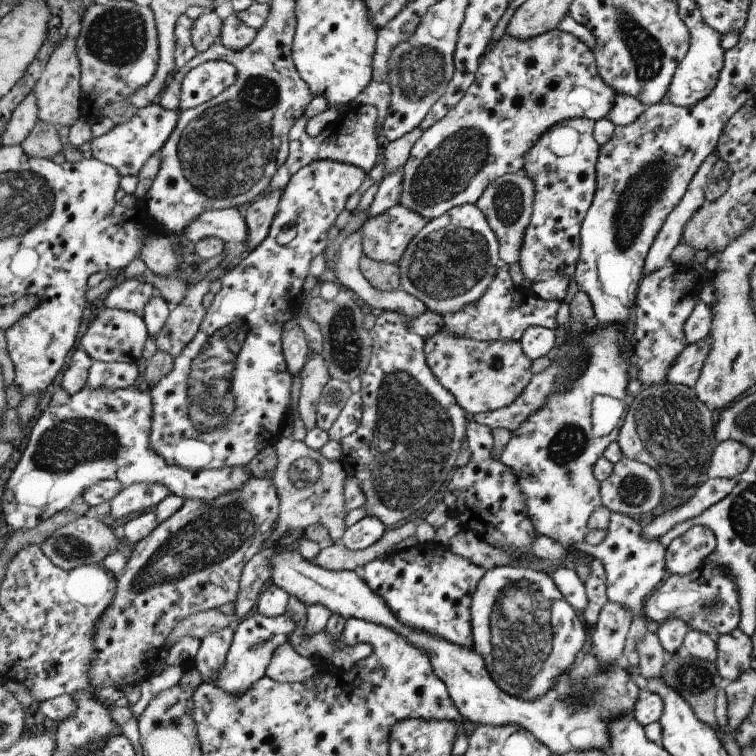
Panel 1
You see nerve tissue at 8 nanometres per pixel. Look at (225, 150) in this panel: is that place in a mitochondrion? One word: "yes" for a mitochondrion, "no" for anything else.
yes

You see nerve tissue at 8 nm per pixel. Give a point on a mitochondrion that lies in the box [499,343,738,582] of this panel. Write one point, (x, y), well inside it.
(673, 428)

